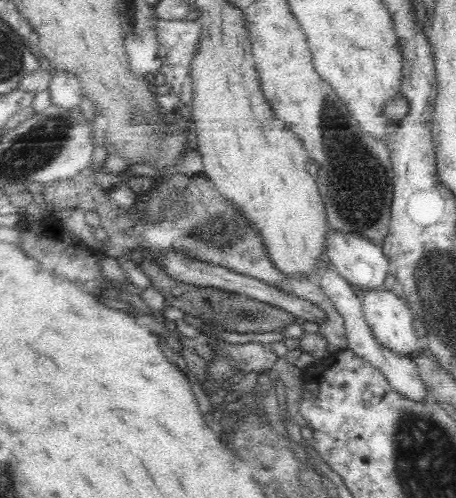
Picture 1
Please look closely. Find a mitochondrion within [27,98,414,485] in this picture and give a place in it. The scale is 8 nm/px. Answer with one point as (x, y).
(205, 241)

